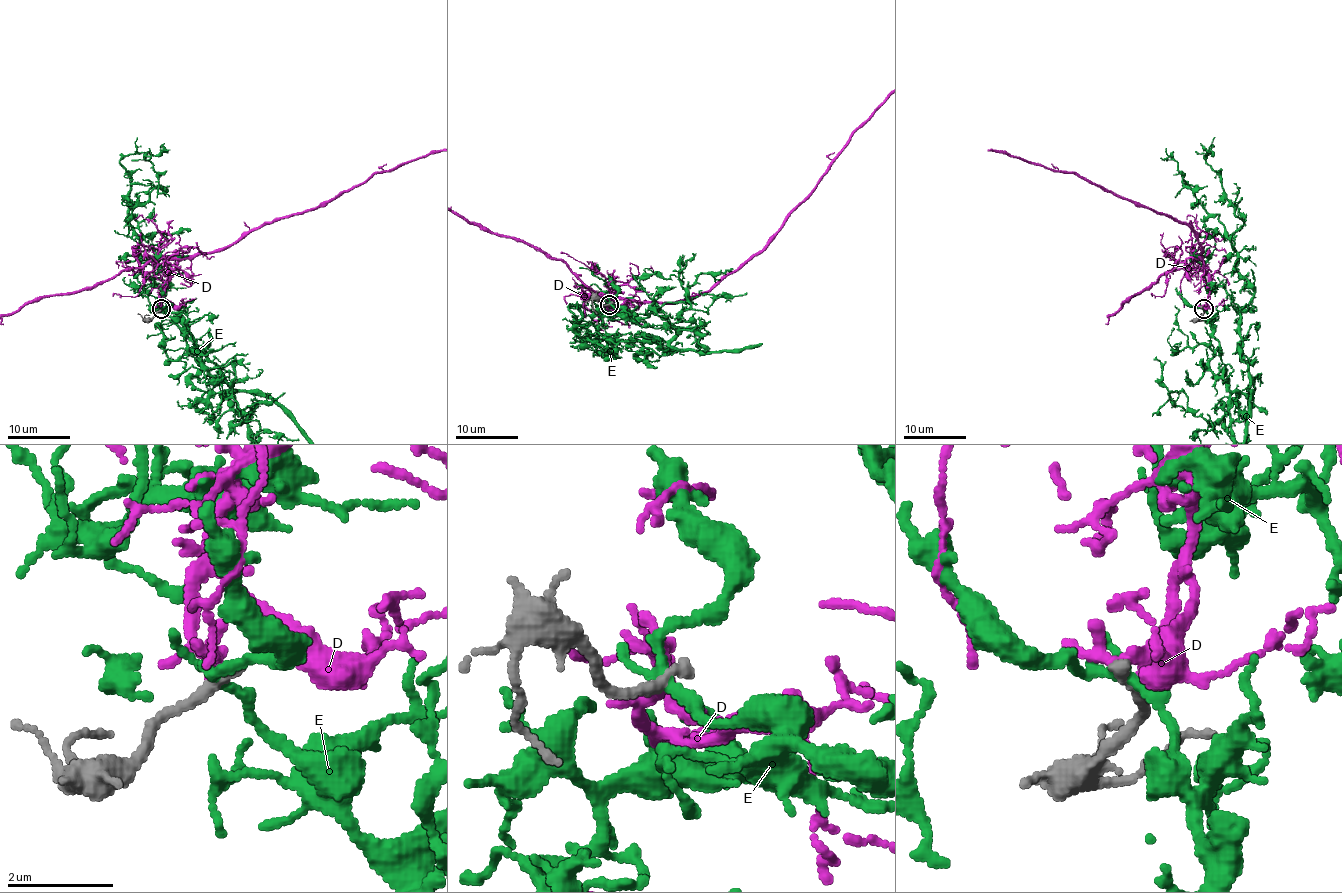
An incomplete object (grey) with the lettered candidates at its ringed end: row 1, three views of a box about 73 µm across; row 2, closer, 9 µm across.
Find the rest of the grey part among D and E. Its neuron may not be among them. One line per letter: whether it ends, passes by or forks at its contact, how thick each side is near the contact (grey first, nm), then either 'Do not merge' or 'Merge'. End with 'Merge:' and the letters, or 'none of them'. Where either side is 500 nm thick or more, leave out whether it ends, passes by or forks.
D: It forks there. Thickness 280 nm (grey) against 170 nm. Merge
E: It forks there. Thickness 260 nm (grey) against 180 nm. Do not merge
Merge: D

